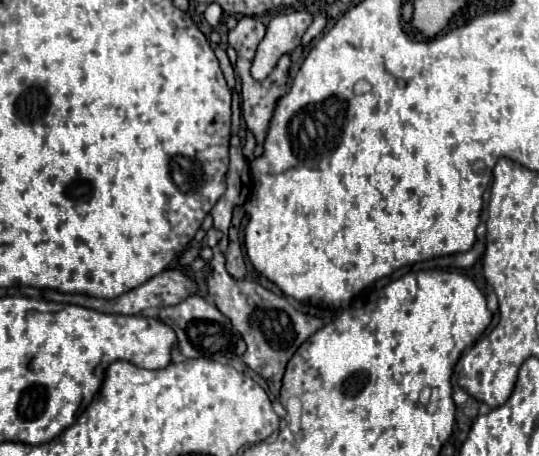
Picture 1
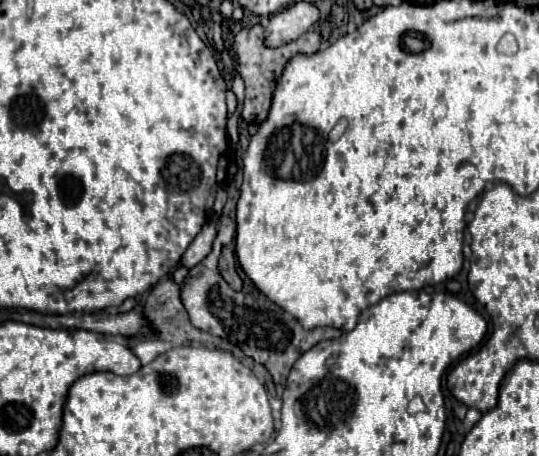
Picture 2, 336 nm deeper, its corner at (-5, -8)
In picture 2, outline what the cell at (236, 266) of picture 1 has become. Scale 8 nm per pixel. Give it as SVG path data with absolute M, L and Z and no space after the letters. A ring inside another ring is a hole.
M223 254L223 256L221 256L221 260L219 260L219 272L221 272L221 276L225 278L225 282L227 282L233 290L241 290L243 282L241 282L241 278L239 278L239 274L237 274L235 260L233 260L231 254Z

